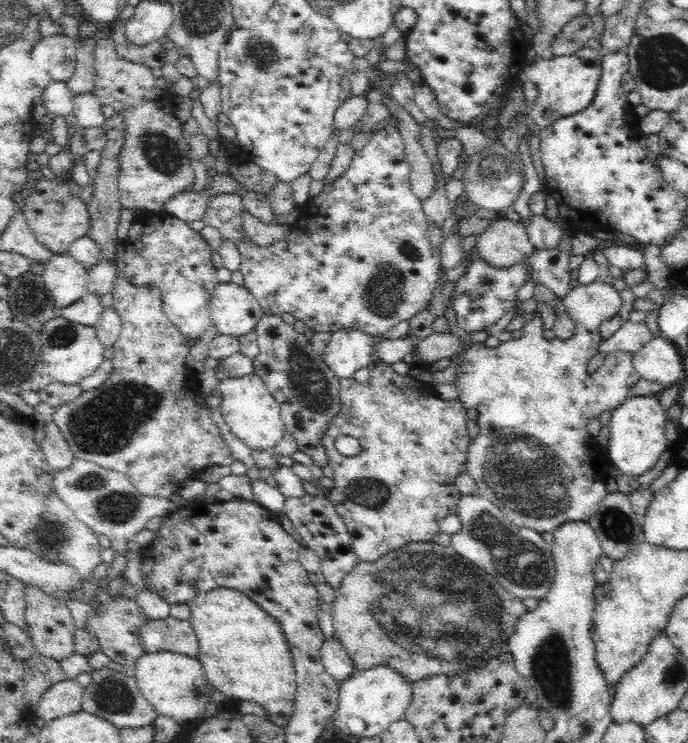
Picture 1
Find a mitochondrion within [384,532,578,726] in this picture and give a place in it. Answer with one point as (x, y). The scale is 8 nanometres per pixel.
(550, 665)

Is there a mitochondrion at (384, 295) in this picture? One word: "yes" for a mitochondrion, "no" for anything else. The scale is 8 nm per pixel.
yes

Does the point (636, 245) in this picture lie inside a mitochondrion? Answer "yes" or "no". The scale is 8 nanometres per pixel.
no

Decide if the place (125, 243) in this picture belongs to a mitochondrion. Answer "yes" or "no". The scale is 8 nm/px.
no

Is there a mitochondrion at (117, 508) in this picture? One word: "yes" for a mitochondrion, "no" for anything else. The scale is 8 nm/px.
yes

